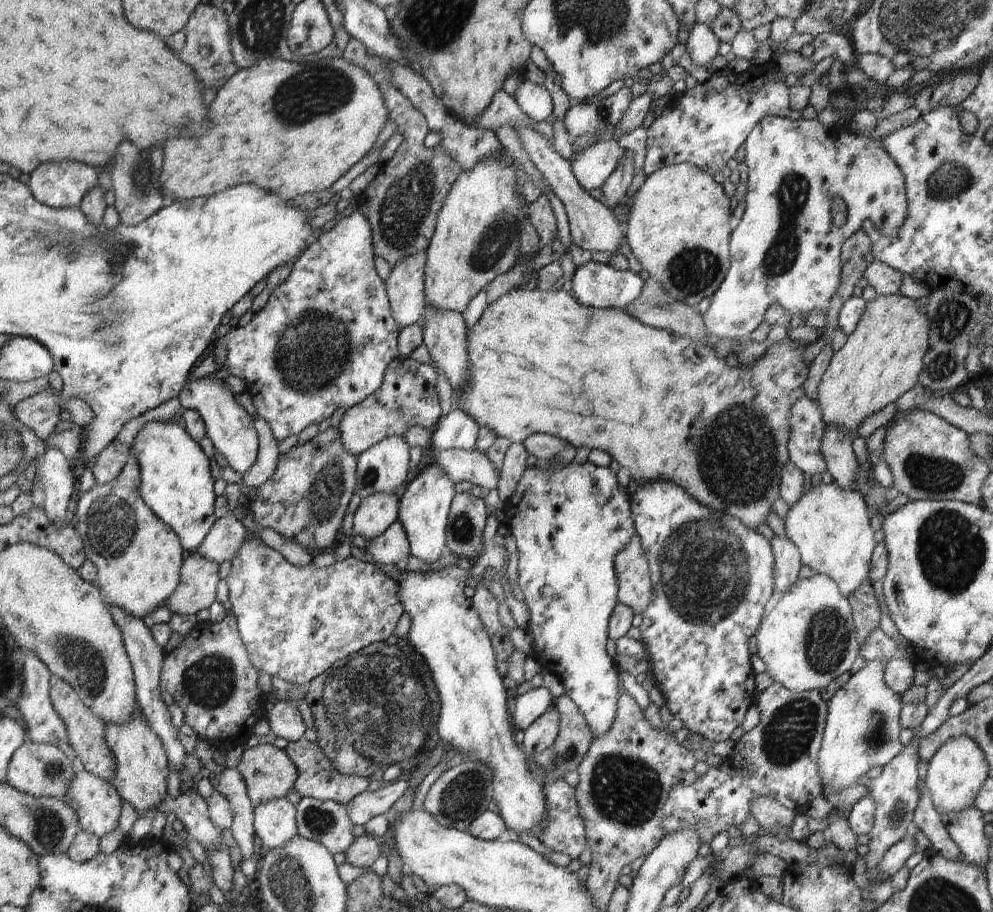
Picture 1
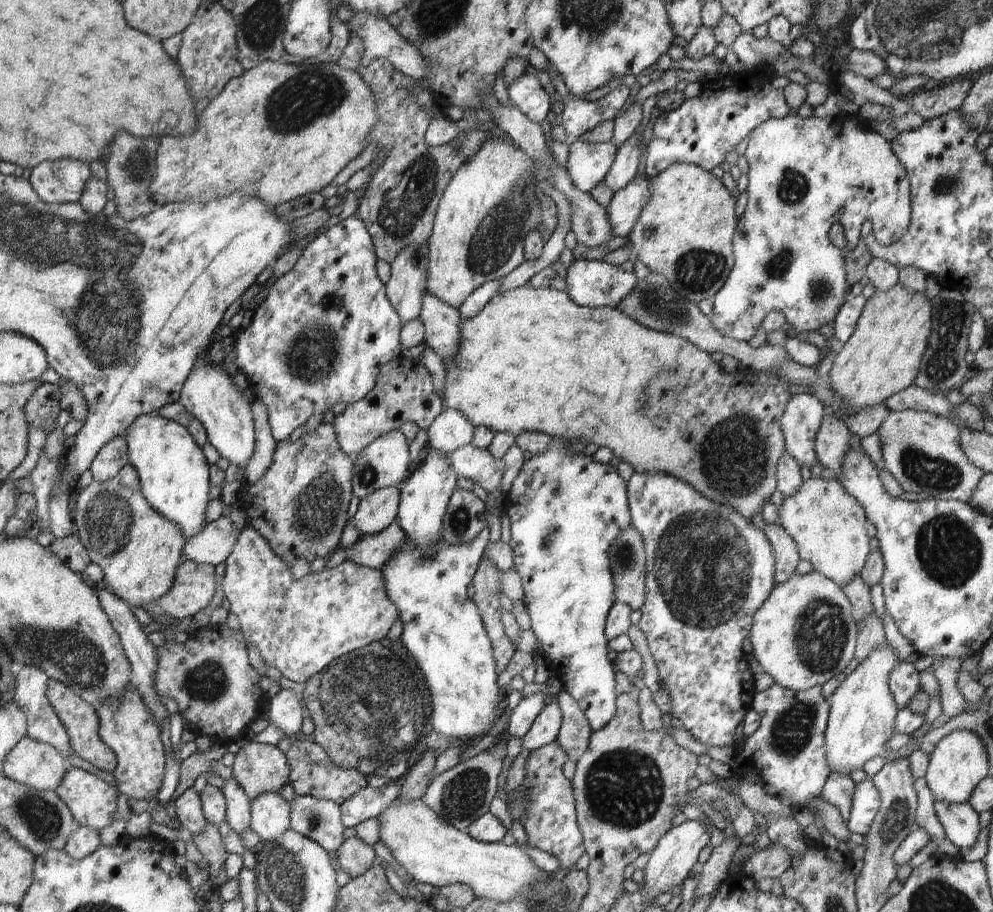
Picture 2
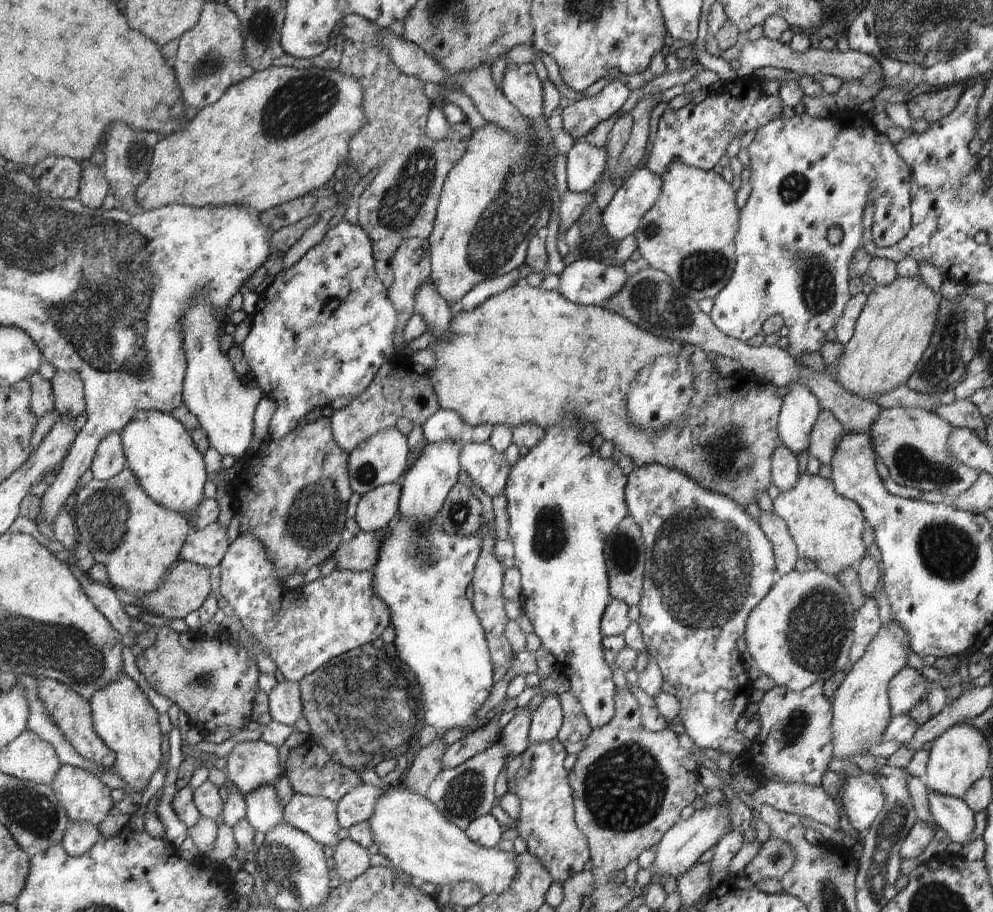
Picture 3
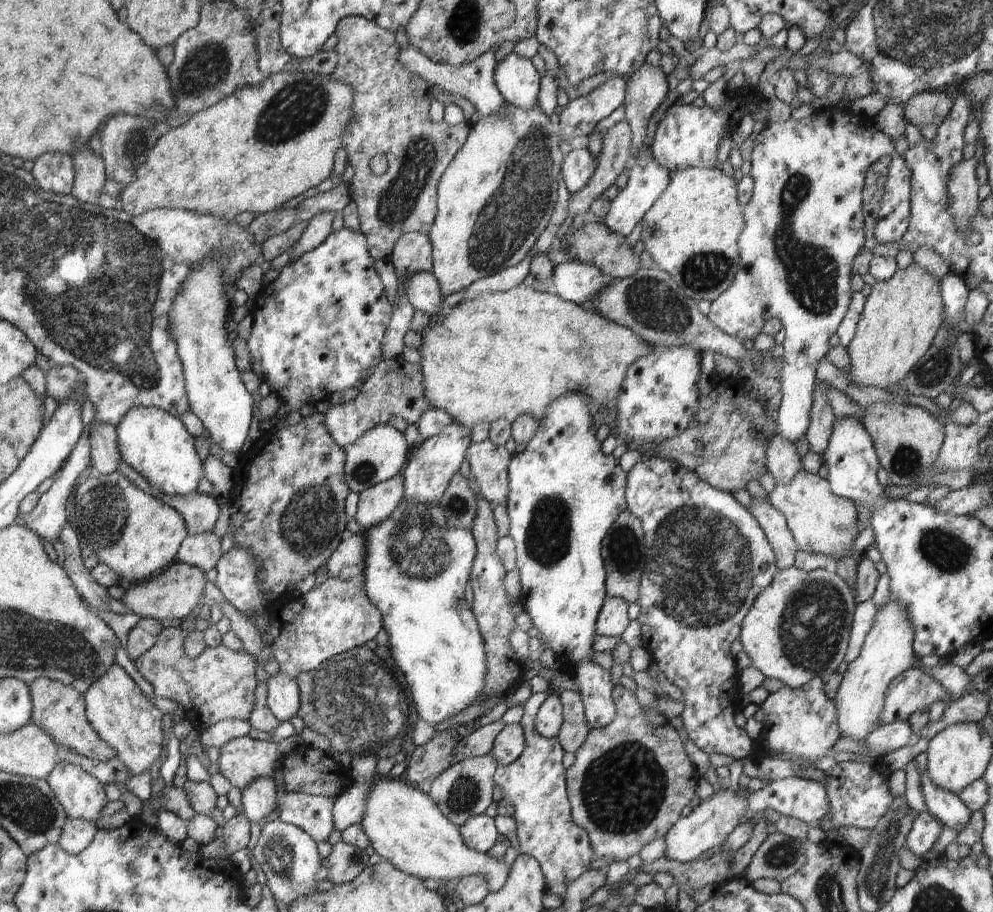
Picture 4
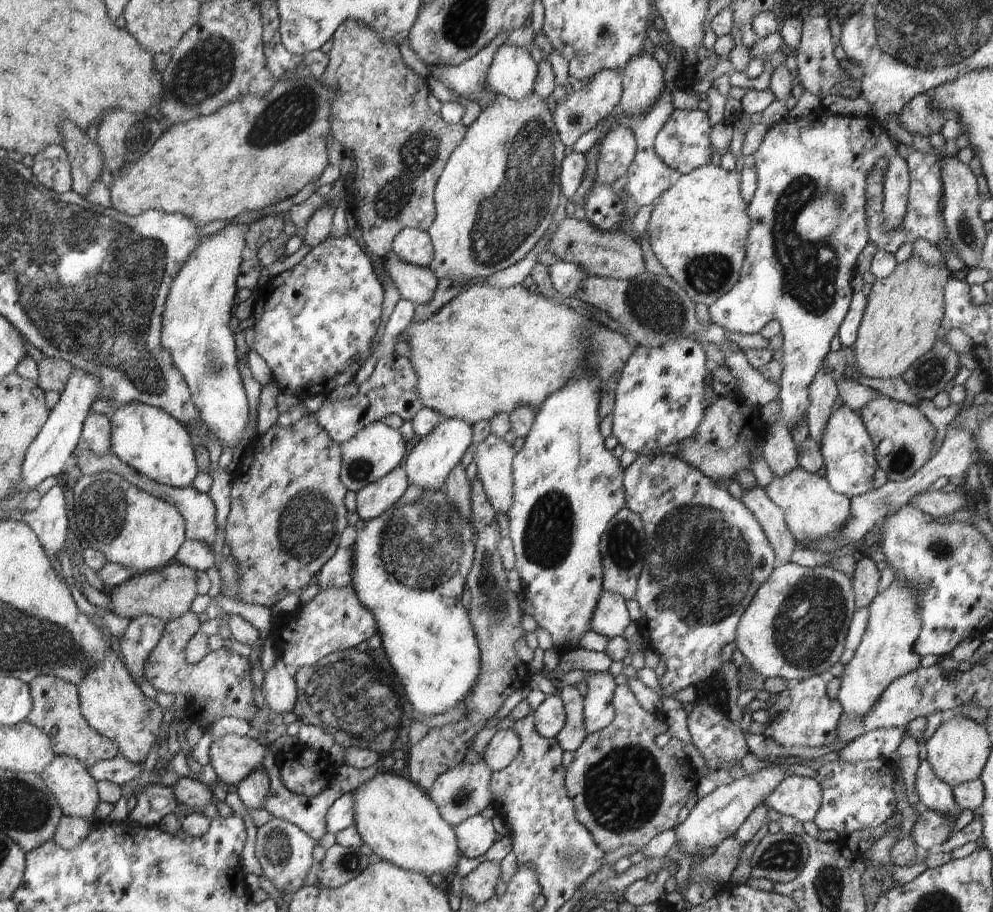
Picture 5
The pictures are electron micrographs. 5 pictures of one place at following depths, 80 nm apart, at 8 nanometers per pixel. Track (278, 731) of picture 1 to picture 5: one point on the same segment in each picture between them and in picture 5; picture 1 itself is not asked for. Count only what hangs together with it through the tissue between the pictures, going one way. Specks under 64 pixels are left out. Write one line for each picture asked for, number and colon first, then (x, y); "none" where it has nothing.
2: (285, 711)
3: (285, 704)
4: (283, 697)
5: (279, 688)

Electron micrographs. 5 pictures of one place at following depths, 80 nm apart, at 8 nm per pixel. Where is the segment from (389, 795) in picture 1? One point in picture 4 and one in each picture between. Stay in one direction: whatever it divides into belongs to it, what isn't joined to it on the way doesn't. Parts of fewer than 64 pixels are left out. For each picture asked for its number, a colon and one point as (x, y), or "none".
2: (367, 803)
3: (356, 806)
4: (349, 806)

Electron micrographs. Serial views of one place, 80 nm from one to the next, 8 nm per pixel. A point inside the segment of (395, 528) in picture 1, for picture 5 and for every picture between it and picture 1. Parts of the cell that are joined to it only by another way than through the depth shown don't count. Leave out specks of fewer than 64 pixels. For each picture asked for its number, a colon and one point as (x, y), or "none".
2: (372, 551)
3: (360, 553)
4: (348, 560)
5: (336, 573)

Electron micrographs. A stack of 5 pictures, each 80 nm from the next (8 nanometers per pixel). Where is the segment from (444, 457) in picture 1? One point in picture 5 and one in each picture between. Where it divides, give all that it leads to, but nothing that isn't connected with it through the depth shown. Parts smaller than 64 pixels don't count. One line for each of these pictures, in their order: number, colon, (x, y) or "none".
2: (478, 465)
3: (488, 468)
4: (489, 464)
5: (494, 457)

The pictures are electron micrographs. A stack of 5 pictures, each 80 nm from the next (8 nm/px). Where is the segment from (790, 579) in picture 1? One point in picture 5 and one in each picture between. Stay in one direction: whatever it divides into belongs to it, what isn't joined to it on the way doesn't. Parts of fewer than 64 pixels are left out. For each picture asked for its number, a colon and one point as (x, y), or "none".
2: (786, 553)
3: (785, 551)
4: (772, 522)
5: (771, 518)

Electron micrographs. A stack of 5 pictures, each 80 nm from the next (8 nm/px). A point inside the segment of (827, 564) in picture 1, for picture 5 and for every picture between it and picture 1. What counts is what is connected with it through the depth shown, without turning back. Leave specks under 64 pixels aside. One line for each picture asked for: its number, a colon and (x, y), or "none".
2: (827, 524)
3: (827, 528)
4: (820, 521)
5: (812, 510)

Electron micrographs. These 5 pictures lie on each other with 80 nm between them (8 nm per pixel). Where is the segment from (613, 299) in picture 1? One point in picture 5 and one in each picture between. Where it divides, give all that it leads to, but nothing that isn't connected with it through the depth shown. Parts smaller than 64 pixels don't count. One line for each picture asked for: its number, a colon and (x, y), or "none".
2: (590, 283)
3: (586, 281)
4: (577, 282)
5: (567, 278)

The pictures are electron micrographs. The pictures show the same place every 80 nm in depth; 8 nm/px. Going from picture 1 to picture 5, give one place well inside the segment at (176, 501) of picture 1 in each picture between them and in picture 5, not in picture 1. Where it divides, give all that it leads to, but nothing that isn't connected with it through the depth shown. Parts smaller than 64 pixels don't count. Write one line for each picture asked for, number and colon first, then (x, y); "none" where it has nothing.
2: (173, 472)
3: (159, 450)
4: (157, 445)
5: (146, 438)

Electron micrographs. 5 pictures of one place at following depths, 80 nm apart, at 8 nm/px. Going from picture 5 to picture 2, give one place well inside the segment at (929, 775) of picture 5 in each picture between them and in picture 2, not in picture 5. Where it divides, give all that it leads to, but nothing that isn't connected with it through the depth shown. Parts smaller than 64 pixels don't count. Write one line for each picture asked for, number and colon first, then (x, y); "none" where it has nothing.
2: (961, 822)
3: (952, 814)
4: (946, 806)

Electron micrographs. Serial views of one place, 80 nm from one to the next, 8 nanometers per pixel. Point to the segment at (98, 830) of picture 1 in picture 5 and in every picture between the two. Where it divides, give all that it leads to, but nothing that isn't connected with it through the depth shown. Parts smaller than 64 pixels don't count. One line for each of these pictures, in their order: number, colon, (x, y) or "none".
2: (92, 802)
3: (85, 798)
4: (82, 797)
5: (75, 791)

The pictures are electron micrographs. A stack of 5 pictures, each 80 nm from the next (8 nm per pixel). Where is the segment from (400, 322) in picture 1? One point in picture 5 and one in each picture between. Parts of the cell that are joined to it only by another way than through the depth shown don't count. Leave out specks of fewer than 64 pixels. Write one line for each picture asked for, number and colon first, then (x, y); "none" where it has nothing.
2: (408, 281)
3: (411, 264)
4: (412, 252)
5: (412, 245)

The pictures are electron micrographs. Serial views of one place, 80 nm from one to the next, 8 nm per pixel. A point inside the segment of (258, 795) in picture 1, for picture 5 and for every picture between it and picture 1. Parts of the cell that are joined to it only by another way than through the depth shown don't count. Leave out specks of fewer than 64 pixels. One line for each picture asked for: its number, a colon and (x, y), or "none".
2: (258, 768)
3: (250, 764)
4: (243, 759)
5: (233, 757)

